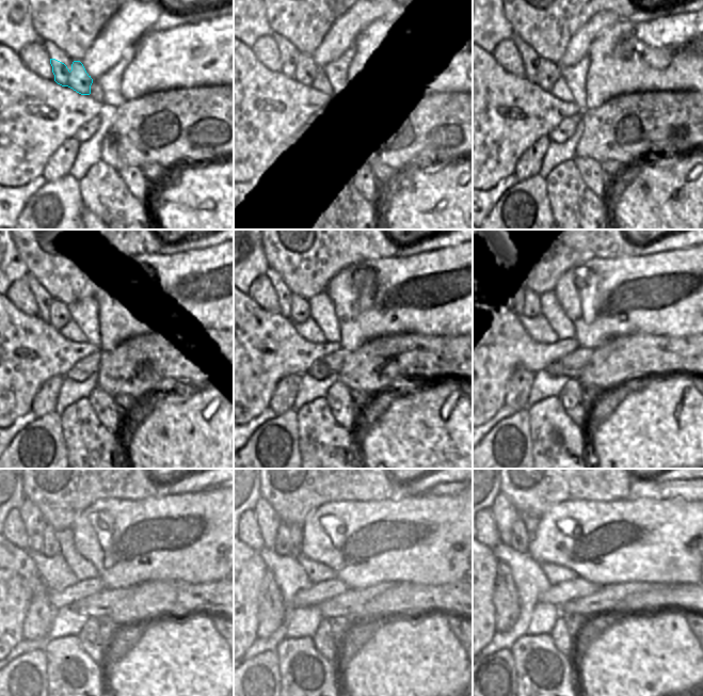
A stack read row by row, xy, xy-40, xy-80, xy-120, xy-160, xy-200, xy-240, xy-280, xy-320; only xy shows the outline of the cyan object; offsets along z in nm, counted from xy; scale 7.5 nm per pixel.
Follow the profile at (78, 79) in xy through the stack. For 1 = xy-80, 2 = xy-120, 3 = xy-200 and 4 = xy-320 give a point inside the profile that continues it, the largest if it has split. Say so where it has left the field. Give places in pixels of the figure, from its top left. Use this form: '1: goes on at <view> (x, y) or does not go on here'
1: goes on at xy-80 (547, 73)
2: goes on at xy-120 (60, 315)
3: goes on at xy-200 (532, 302)
4: goes on at xy-320 (520, 536)

